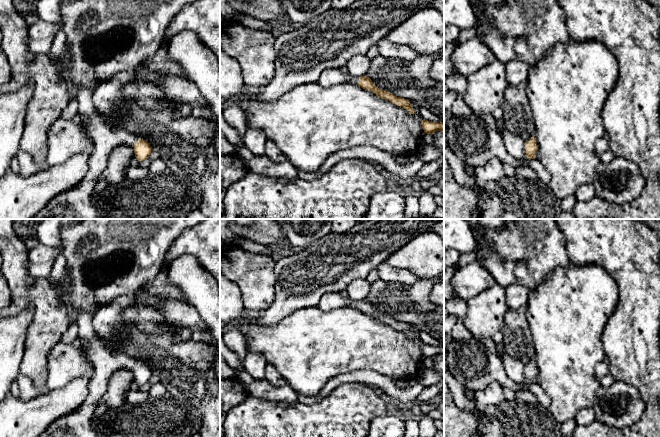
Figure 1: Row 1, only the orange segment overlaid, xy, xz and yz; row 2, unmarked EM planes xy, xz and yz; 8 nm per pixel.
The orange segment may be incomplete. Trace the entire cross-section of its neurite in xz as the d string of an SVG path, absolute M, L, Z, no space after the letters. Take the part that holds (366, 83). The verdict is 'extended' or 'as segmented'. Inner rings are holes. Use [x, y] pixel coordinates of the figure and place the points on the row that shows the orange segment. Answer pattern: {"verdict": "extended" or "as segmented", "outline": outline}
{"verdict": "extended", "outline": "M329 68L325 69L317 83L322 87L330 87L340 83L351 83L358 85L359 87L369 90L376 94L378 97L383 98L393 104L406 109L410 114L414 114L415 111L410 104L410 101L401 97L397 97L394 94L381 90L375 86L372 80L366 76L351 76L348 73L343 73L340 68Z"}

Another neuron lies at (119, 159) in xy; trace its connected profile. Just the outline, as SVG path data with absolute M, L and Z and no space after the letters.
M129 145L116 146L109 155L106 169L99 181L105 180L109 185L115 185L127 179L126 170L130 167L130 159L134 156L134 150Z

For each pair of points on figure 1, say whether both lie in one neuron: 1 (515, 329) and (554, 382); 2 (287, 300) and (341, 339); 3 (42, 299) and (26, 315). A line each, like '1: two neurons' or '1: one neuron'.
1: two neurons
2: two neurons
3: two neurons

